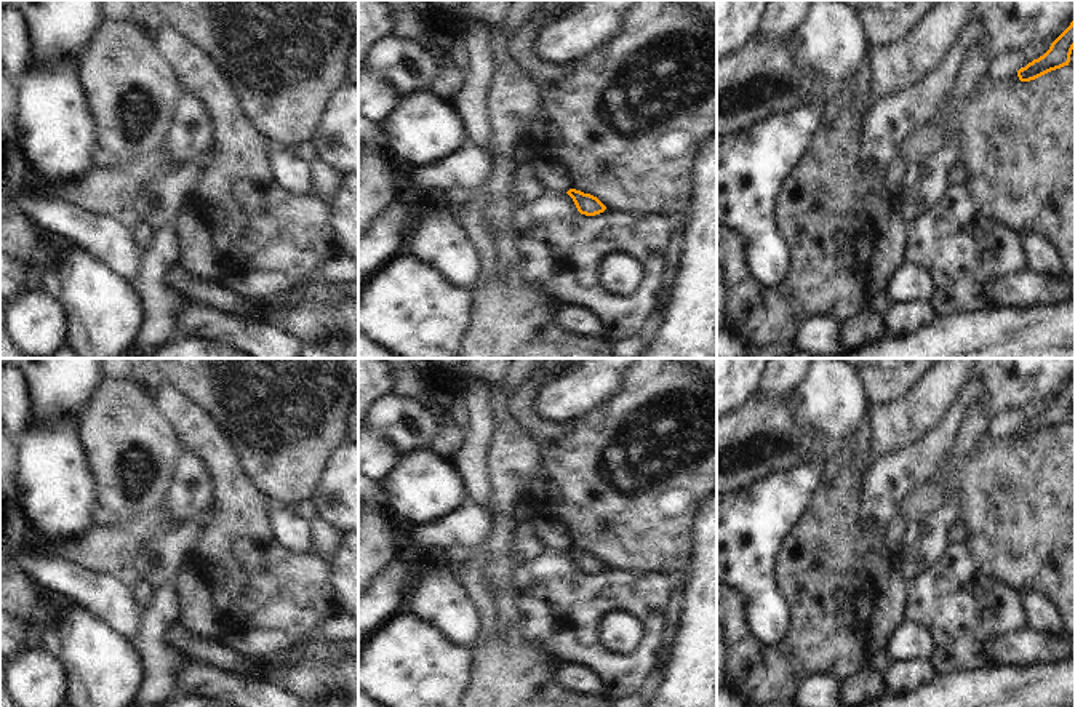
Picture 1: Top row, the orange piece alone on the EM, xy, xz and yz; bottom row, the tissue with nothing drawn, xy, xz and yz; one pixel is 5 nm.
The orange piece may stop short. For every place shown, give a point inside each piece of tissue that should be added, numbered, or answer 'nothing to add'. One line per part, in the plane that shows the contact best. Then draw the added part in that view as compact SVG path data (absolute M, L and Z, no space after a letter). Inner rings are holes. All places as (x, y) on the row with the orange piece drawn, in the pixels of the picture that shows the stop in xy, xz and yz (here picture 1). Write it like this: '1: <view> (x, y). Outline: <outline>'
nothing to add

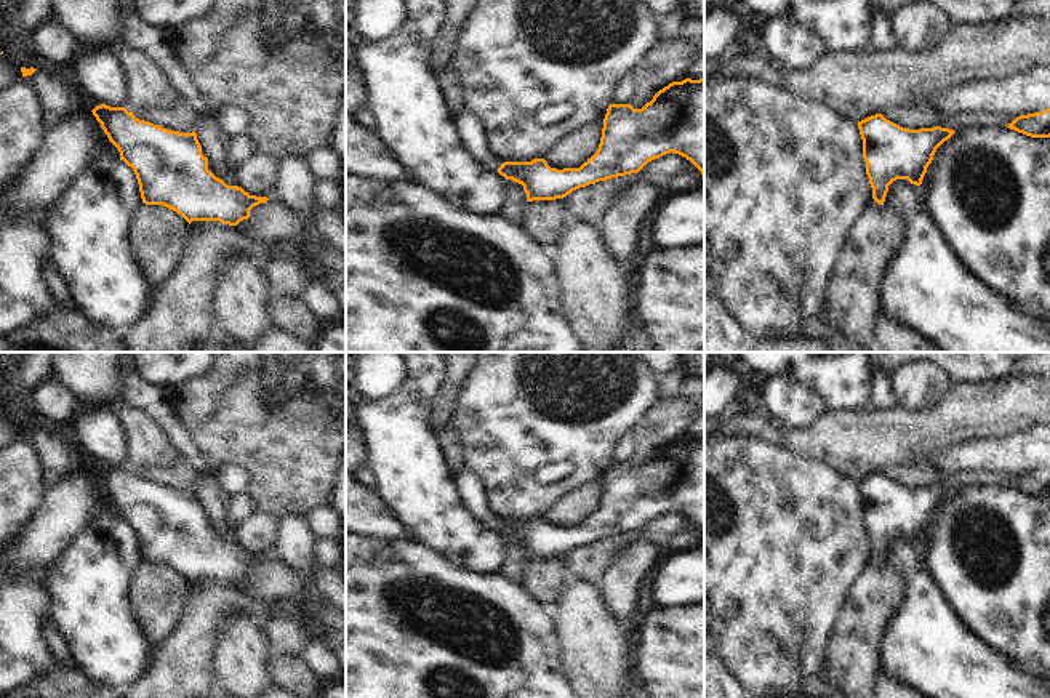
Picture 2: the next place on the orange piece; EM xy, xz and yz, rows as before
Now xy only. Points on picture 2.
nothing to add

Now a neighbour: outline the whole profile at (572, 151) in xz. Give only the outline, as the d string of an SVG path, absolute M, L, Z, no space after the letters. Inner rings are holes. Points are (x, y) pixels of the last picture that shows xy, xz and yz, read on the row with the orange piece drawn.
M605 115L563 136L543 158L551 168L579 168L599 149L603 118Z

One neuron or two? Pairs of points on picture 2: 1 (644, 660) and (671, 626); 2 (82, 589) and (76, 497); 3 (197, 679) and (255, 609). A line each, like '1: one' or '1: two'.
1: one
2: two
3: one

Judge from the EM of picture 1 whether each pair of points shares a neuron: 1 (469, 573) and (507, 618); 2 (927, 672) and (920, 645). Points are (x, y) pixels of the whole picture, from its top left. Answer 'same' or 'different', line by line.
1: different
2: different

